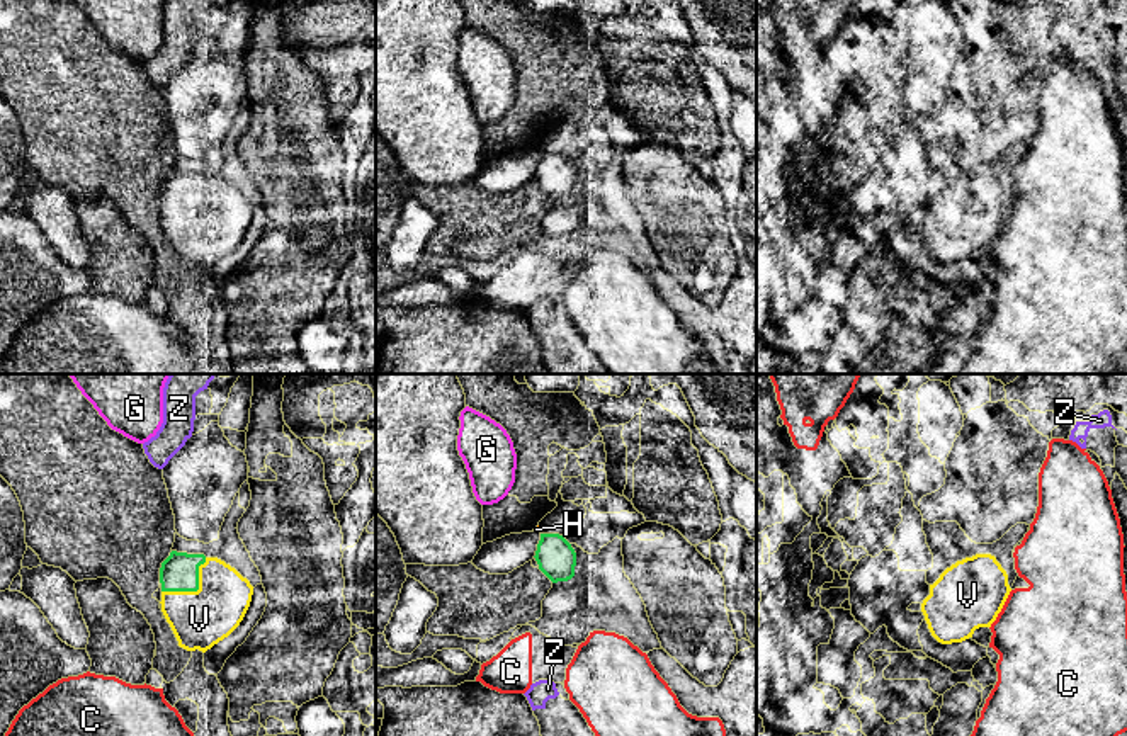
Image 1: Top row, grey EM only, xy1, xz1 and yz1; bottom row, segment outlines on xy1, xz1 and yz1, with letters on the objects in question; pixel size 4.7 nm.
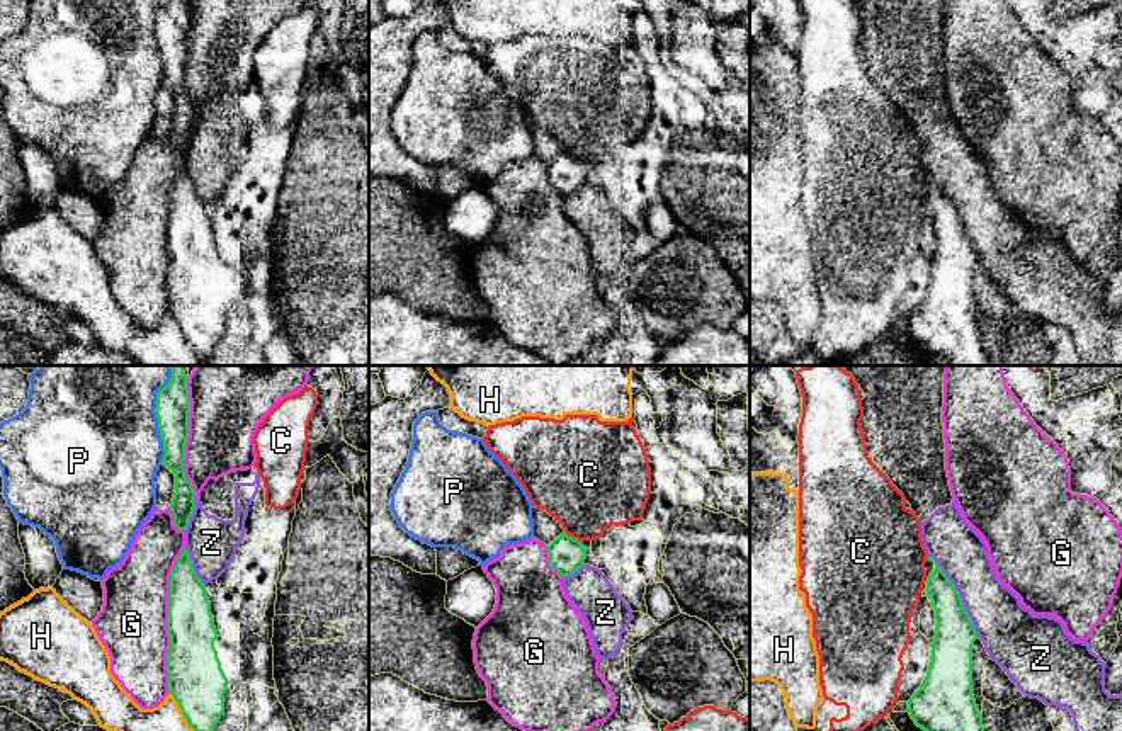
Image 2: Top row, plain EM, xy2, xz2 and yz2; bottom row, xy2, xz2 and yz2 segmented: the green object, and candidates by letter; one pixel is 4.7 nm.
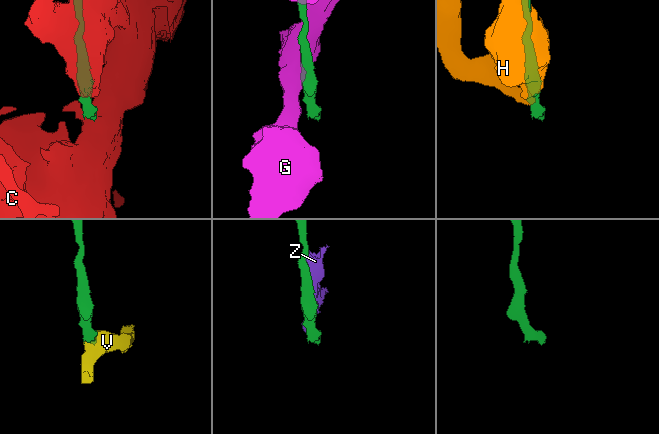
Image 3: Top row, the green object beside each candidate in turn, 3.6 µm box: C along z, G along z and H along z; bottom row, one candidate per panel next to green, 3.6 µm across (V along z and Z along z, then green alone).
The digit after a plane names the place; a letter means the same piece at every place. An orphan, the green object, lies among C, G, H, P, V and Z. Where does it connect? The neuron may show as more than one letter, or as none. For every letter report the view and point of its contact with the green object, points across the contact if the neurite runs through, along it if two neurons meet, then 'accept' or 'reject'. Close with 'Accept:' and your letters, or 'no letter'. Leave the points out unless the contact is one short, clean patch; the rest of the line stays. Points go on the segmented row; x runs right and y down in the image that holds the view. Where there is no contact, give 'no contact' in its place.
C: meets green in xz2 at (572, 538); border along xz2 (565, 531), (580, 543); reject
G: meets green in xy2 at (169, 619); reject
H: meets green in xy2 at (181, 709); border along xy2 (170, 692), (182, 718), (194, 730); reject
P: meets green in xy2 at (157, 415); reject
V: meets green in xy1 at (194, 590); accept
Z: meets green in yz2 at (959, 597); reject
Accept: V

